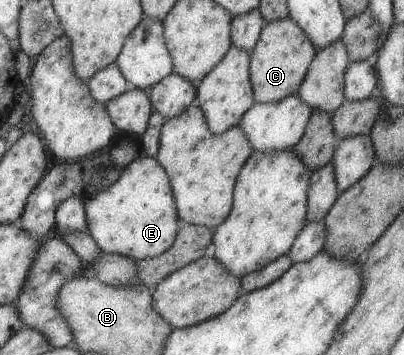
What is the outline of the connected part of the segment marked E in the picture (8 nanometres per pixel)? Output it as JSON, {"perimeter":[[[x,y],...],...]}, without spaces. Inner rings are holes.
{"perimeter":[[[146,154],[122,169],[120,178],[106,190],[83,200],[89,233],[104,253],[139,261],[166,252],[176,240],[179,214],[166,169]]]}

